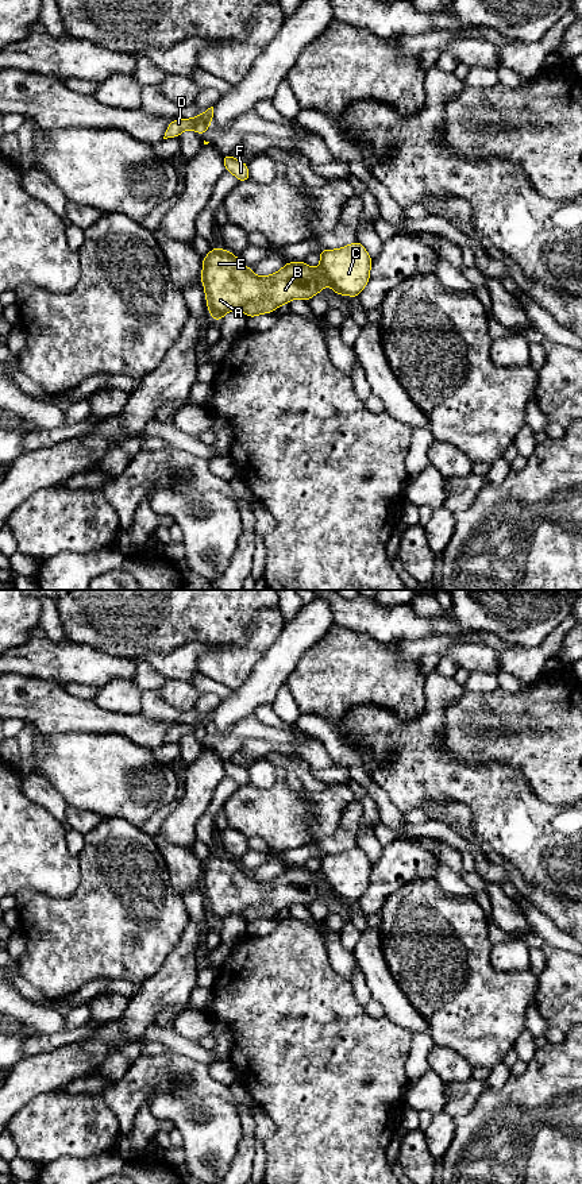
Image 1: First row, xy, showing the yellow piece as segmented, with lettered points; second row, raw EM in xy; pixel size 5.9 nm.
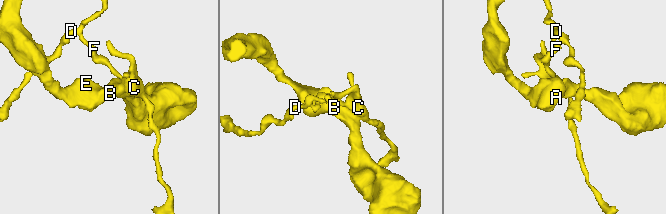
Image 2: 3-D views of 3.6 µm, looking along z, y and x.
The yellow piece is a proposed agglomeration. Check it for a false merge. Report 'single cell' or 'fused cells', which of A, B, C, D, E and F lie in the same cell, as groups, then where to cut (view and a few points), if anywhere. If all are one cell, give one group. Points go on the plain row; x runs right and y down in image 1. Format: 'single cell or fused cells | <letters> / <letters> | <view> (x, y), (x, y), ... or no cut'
fused cells | A B E / C D F | xy (318, 874), (324, 887)

